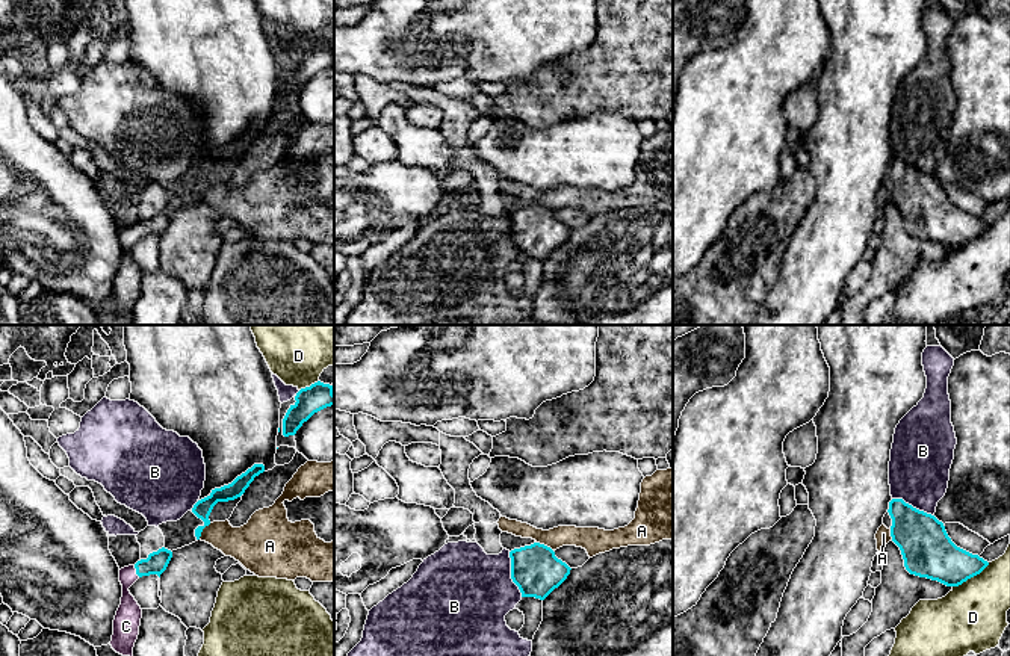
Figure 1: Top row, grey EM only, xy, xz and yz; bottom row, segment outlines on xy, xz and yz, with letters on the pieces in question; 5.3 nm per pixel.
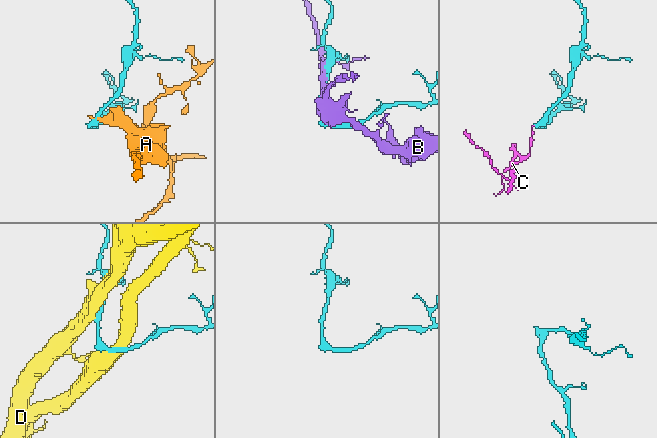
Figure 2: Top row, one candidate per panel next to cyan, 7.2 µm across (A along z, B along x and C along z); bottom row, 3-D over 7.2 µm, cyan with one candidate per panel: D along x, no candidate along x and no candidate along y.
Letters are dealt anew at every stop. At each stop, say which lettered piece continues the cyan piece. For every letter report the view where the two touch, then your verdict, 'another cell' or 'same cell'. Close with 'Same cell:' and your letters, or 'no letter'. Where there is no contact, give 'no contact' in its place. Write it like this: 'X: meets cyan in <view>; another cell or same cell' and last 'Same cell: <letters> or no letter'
A: meets cyan in xy; another cell
B: meets cyan in xz; another cell
C: meets cyan in xy; same cell
D: meets cyan in yz; another cell
Same cell: C

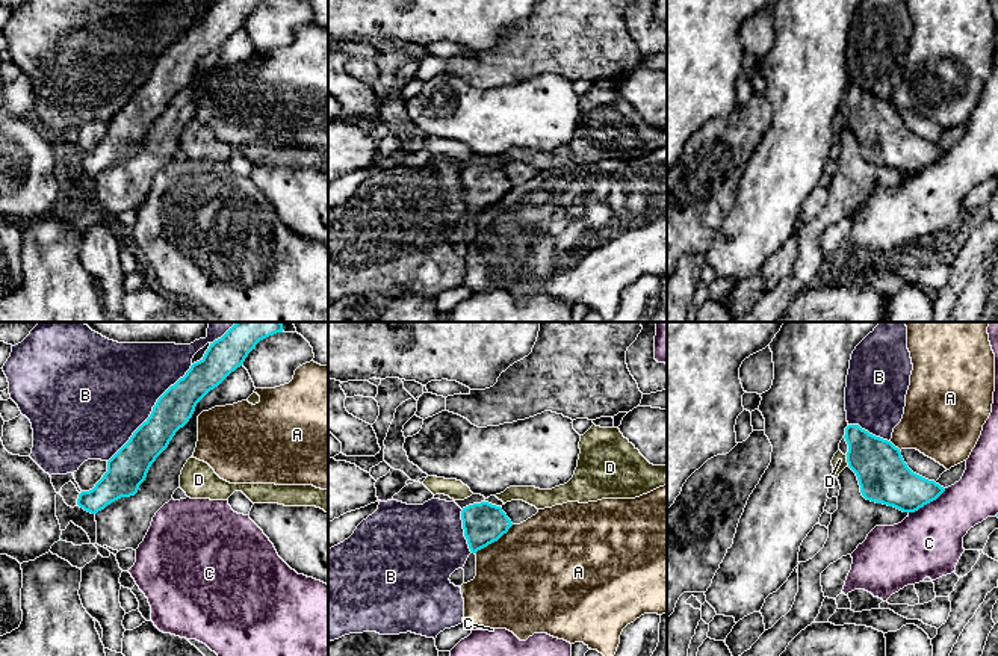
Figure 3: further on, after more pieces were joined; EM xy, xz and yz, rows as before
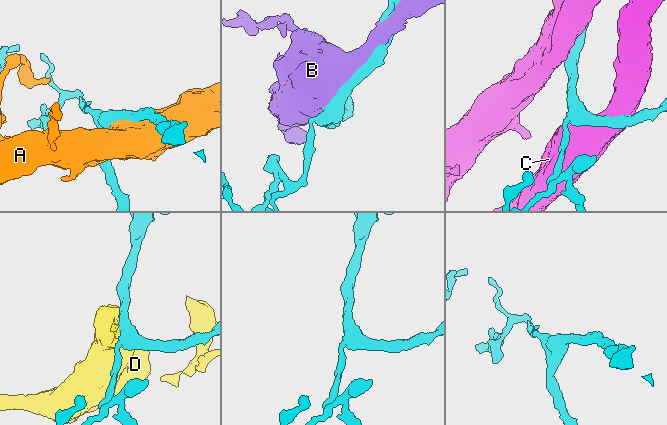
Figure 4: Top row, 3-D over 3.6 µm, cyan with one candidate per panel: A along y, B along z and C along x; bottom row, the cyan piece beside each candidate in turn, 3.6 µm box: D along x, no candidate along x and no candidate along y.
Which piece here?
A: meets cyan in xz; another cell
B: meets cyan in xy; another cell
C: meets cyan in yz; another cell
D: meets cyan in yz; another cell
Same cell: no letter

